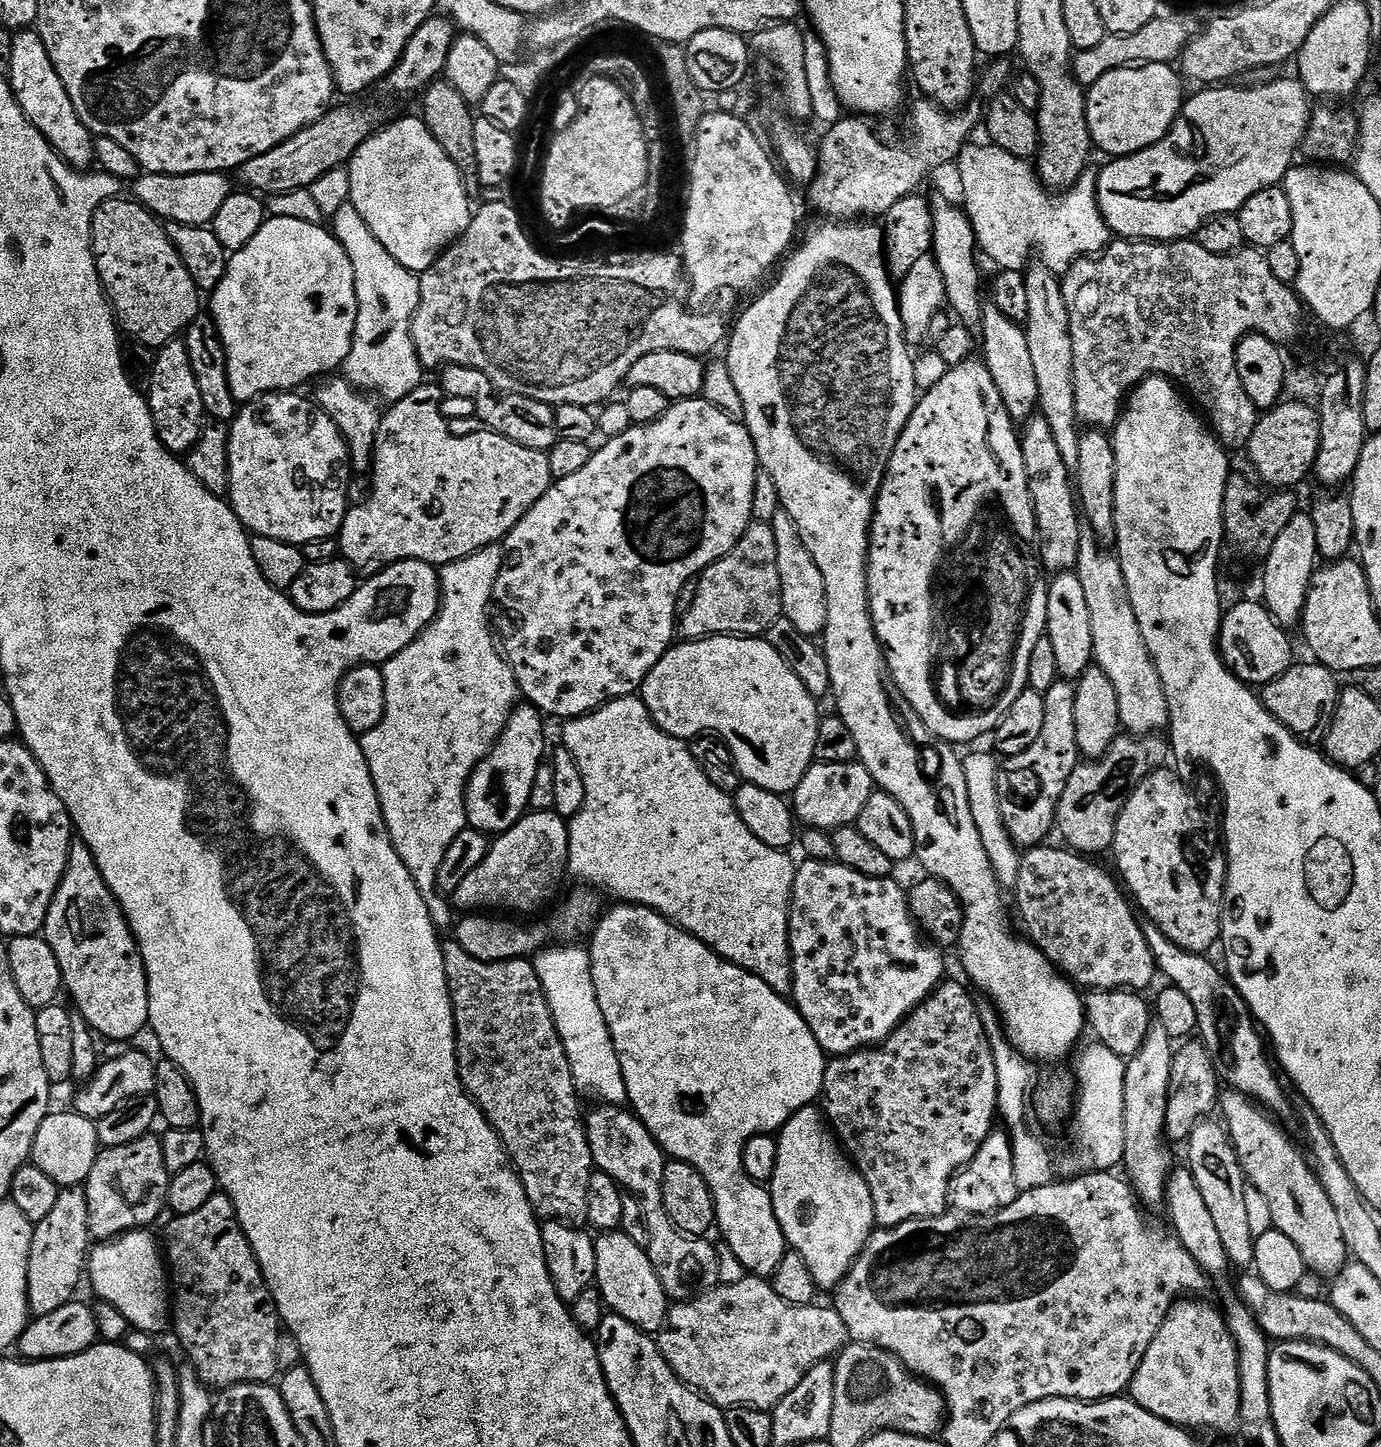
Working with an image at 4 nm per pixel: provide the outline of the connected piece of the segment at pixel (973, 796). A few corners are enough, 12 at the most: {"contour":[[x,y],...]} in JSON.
{"contour":[[963,757],[982,850],[1001,889],[1018,882],[1021,853],[1002,822],[1000,764]]}

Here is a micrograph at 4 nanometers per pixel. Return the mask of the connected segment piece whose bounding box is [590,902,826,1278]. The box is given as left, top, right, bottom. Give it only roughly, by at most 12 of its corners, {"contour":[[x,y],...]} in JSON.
{"contour":[[653,908],[594,990],[627,1103],[746,1272],[786,1251],[742,1154],[824,1091],[796,1005]]}

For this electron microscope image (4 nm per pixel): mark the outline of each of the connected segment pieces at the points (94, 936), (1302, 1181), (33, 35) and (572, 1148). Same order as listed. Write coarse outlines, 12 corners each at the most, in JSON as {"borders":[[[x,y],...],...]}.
{"borders":[[[73,846],[42,929],[97,1037],[148,1023],[132,927]],[[1220,1093],[1245,1181],[1305,1269],[1349,1263],[1309,1157],[1255,1100]],[[13,35],[6,76],[20,109],[67,164],[96,141],[42,38]],[[443,945],[460,1081],[537,1217],[587,1221],[586,1116],[532,962]]]}

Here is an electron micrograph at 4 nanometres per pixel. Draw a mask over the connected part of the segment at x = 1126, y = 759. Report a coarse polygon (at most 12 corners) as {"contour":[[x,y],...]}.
{"contour":[[1163,735],[1117,736],[1077,764],[1056,811],[1071,851],[1107,853],[1132,789],[1170,760]]}

